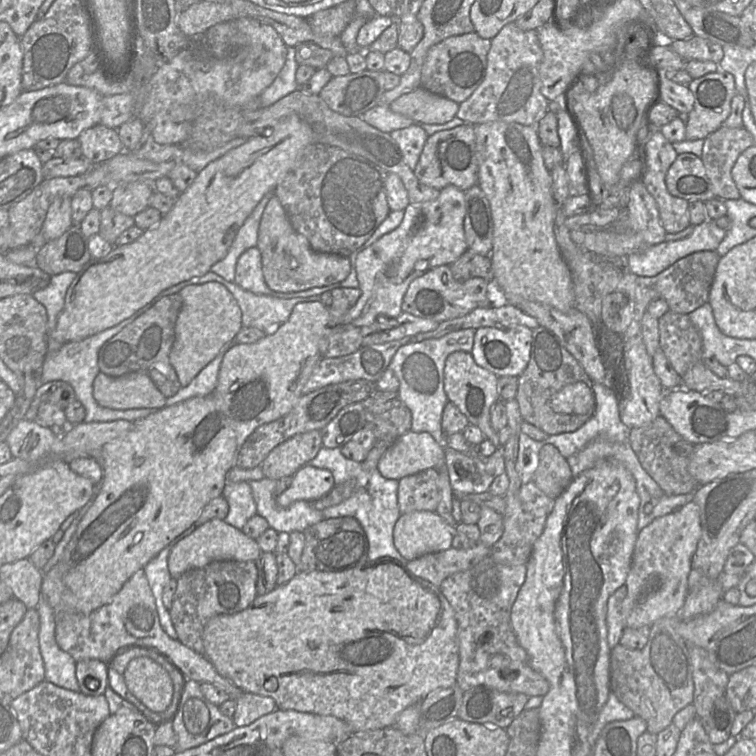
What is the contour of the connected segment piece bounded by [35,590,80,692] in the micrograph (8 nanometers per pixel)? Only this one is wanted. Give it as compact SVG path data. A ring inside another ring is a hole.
M40 590L40 600L37 607L35 607L40 617L39 628L39 647L45 665L44 680L52 682L53 684L63 687L65 689L72 690L74 692L80 692L78 681L76 678L76 660L67 652L63 651L56 643L55 640L55 621L53 609L49 605L47 599L42 596Z

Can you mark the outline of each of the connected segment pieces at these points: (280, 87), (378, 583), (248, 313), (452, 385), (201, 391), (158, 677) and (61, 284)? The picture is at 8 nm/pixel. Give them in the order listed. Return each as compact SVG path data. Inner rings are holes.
M287 47L285 64L275 80L259 96L260 108L273 105L281 98L299 89L296 82L298 63L295 59L295 47Z
M397 560L368 562L346 572L311 571L297 572L284 585L271 592L257 595L243 611L212 617L202 633L203 654L217 672L232 682L242 692L249 692L272 698L279 710L295 710L318 715L335 716L346 722L354 732L374 730L392 726L397 716L408 706L421 701L427 694L439 688L456 684L459 667L458 624L455 611L437 587L419 578Z
M209 271L203 276L193 277L187 281L180 282L168 289L163 290L157 296L155 296L148 304L146 304L145 306L140 308L138 311L136 311L132 316L125 319L118 325L105 329L103 331L107 332L108 330L117 328L117 331L108 337L108 340L110 340L113 336L118 334L123 328L125 328L127 325L132 323L136 318L138 318L140 315L146 312L149 308L151 308L160 298L167 295L174 294L174 293L178 293L181 289L183 289L184 287L188 285L204 284L207 282L219 282L223 284L230 291L230 293L234 296L234 298L236 299L240 307L241 314L242 314L241 322L243 327L255 327L265 331L266 334L270 334L274 332L273 328L275 326L279 326L280 324L286 322L289 319L291 312L296 304L302 303L302 302L320 301L320 295L298 297L298 298L291 298L291 299L281 299L281 298L277 298L277 297L269 296L269 295L254 294L252 292L244 290L235 282L227 281L223 277L217 275L216 273Z
M456 351L445 361L444 391L448 400L466 416L471 425L477 426L496 448L501 447L501 444L497 432L493 430L490 423L490 410L500 400L497 390L498 378L477 365L471 353Z
M235 340L226 343L218 355L200 371L189 385L181 387L174 396L166 399L165 407L185 402L194 397L204 397L212 394L218 382L223 358L226 352L235 344L237 344Z
M149 657L133 658L123 673L128 690L153 712L163 712L173 697L168 672Z
M63 272L53 275L46 288L32 294L47 311L48 351L57 351L63 345L53 339L53 331L56 328L58 316L64 308L67 290L76 275L75 272Z

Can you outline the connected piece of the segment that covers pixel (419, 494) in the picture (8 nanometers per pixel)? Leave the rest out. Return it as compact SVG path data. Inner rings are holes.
M429 468L398 480L397 501L401 514L435 511L440 500L438 470Z

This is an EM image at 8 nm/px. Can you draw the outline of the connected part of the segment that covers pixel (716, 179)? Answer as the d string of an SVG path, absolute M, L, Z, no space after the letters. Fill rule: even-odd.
M722 126L704 139L701 159L716 197L722 200L737 200L741 198L740 192L732 178L732 169L738 157L753 145L755 145L753 136L745 127L729 128Z

